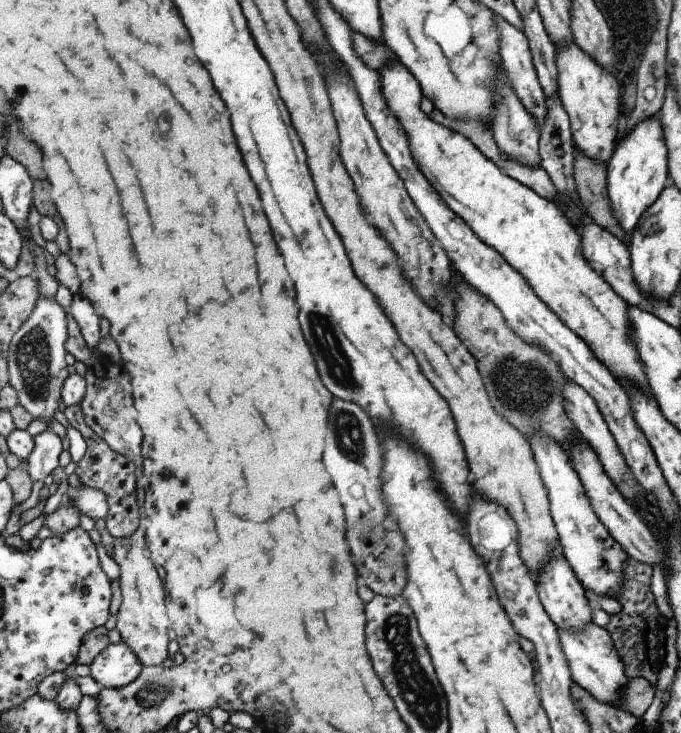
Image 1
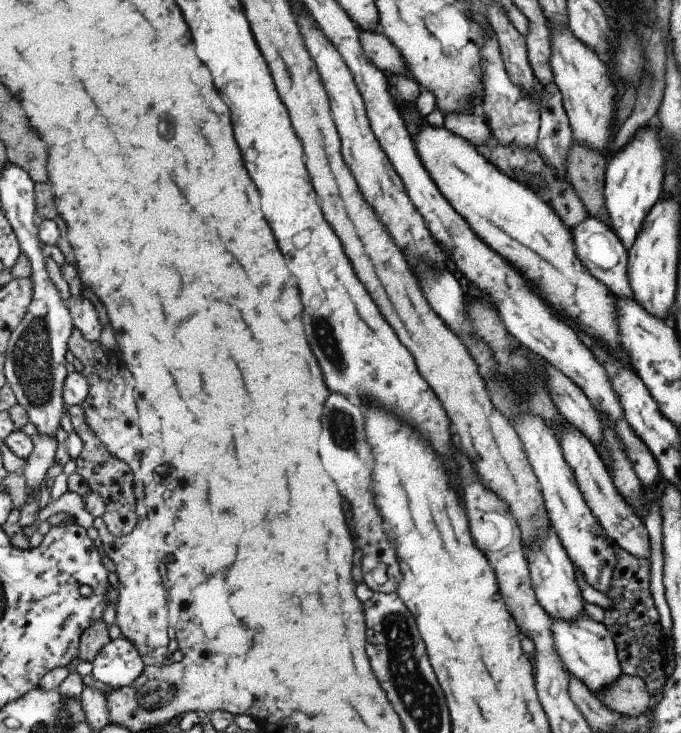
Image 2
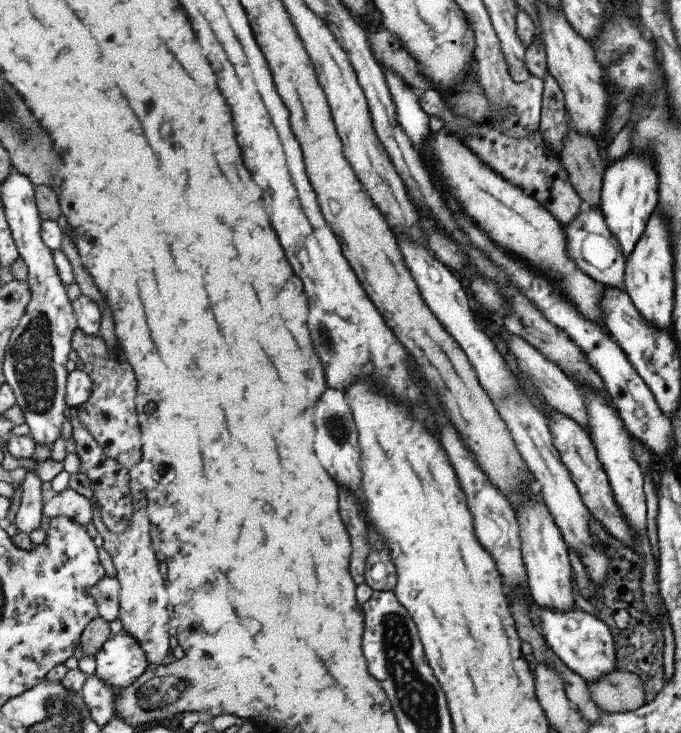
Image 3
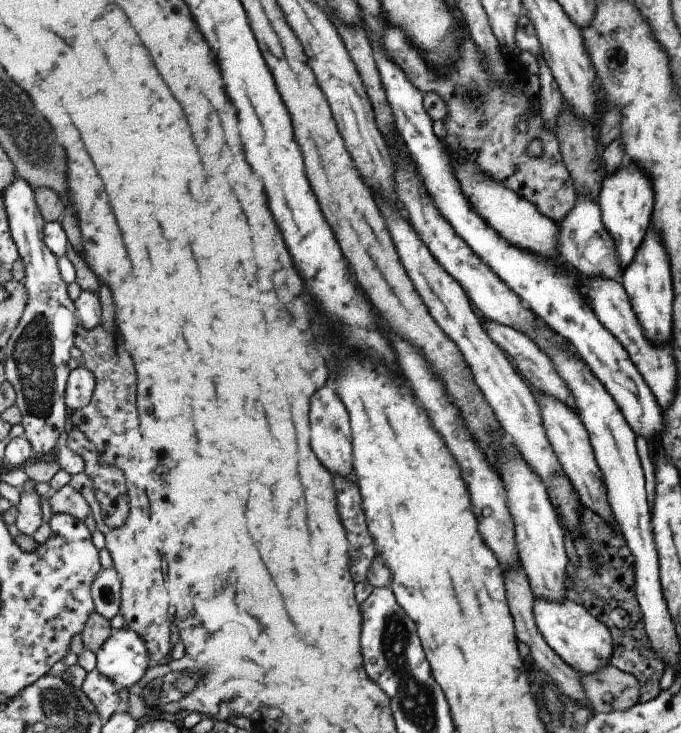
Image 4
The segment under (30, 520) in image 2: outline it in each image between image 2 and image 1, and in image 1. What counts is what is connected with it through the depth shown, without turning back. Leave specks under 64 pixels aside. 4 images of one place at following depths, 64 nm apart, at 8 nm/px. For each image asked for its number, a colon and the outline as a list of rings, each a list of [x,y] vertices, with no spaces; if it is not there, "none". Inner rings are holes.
1: [[[45,430],[43,434],[35,436],[35,450],[31,454],[29,462],[29,472],[33,480],[41,480],[55,472],[59,464],[59,456],[63,452],[63,438],[59,438],[53,430]]]

